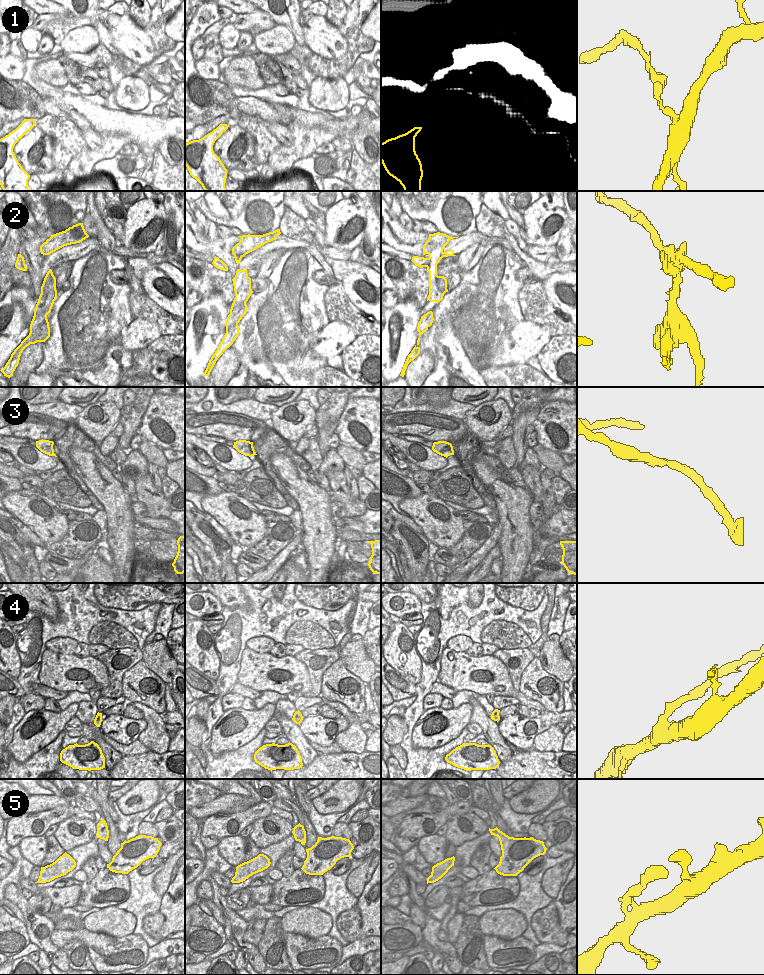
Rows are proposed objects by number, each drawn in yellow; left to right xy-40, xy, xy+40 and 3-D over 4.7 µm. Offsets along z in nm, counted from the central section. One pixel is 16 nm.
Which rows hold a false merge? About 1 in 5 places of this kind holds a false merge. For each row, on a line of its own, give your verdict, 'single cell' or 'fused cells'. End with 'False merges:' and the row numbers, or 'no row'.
1: single cell
2: fused cells
3: fused cells
4: fused cells
5: single cell
False merges: 2, 3, 4

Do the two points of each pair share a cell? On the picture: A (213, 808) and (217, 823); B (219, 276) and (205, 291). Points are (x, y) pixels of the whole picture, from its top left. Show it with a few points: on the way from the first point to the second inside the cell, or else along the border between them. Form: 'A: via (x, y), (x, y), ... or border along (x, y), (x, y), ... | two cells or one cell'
A: border along (226, 812), (212, 814), (205, 819) | two cells
B: via (215, 280), (208, 287) | one cell

